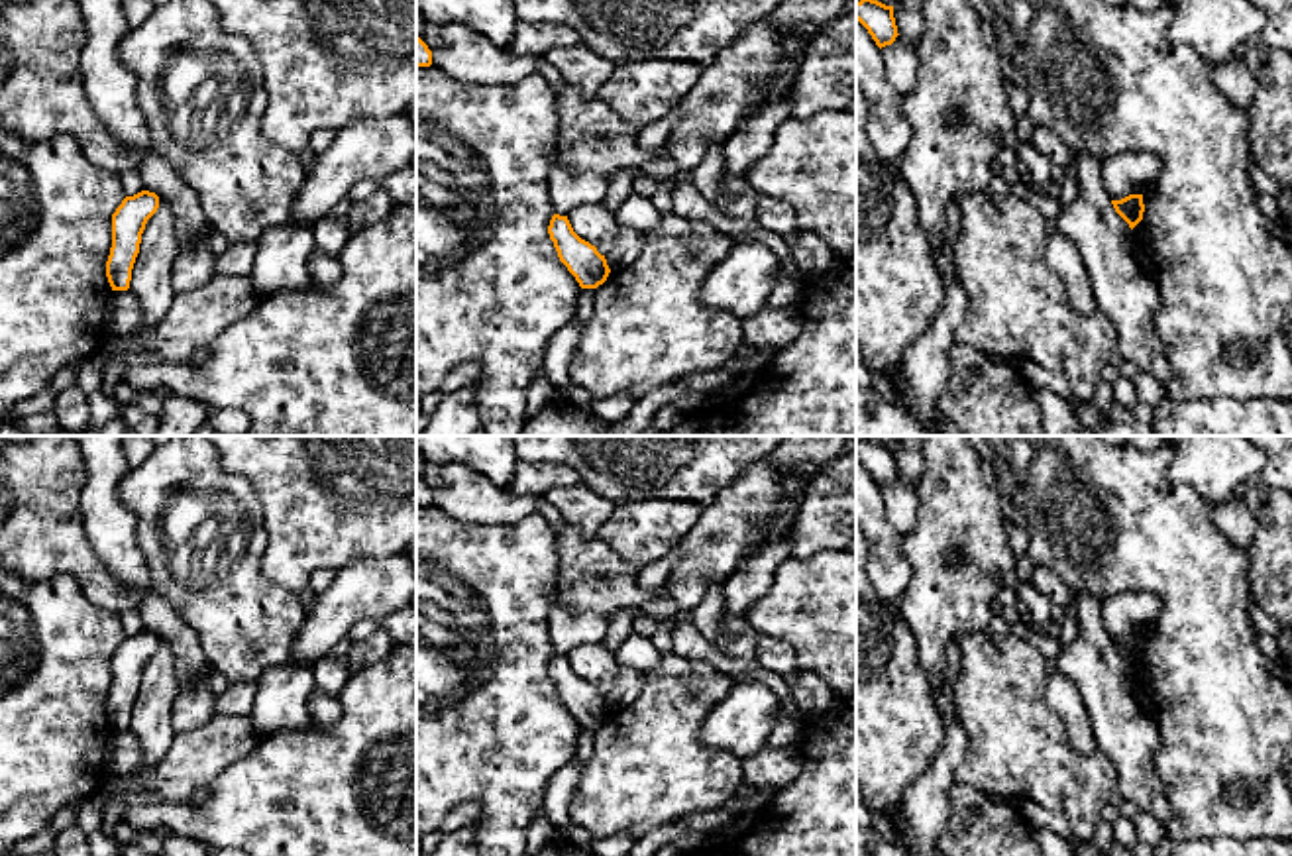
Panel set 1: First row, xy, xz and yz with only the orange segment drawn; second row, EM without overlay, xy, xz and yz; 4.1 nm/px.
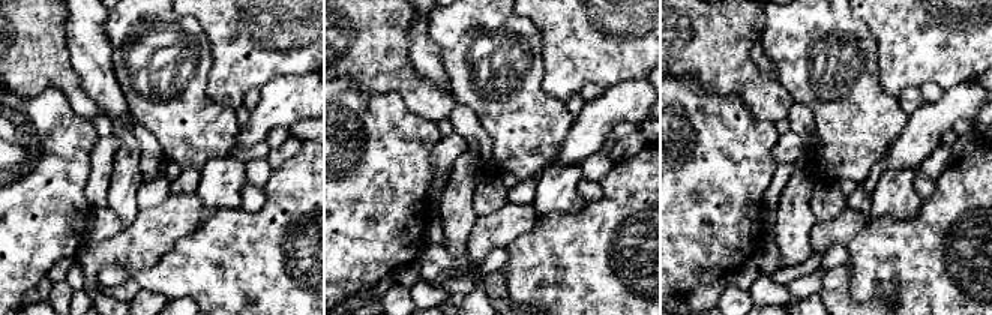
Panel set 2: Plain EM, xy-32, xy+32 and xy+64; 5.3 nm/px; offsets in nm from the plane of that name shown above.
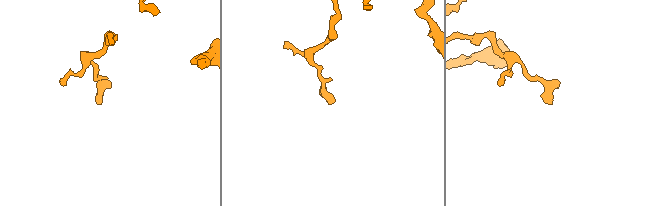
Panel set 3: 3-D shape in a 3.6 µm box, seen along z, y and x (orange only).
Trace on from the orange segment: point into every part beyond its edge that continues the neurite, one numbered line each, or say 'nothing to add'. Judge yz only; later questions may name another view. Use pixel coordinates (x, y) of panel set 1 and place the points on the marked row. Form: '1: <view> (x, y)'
nothing to add

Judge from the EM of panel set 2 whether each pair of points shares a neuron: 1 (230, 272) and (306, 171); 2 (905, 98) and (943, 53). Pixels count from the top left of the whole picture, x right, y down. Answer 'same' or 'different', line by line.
1: same
2: different

